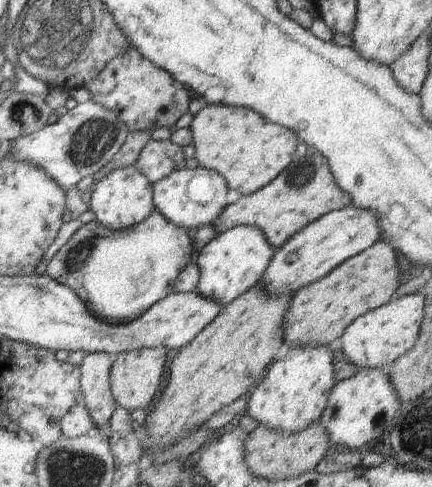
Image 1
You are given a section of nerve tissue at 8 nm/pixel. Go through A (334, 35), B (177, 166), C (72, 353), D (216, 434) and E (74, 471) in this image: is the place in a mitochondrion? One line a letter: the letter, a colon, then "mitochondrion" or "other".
A: other
B: other
C: other
D: other
E: mitochondrion

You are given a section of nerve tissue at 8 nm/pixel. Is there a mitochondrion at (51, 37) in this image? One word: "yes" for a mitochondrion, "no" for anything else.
yes

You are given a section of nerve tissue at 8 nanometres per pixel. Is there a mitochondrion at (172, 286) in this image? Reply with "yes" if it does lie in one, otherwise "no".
no

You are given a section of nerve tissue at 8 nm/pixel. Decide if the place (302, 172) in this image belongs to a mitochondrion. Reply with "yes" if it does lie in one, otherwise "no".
yes

